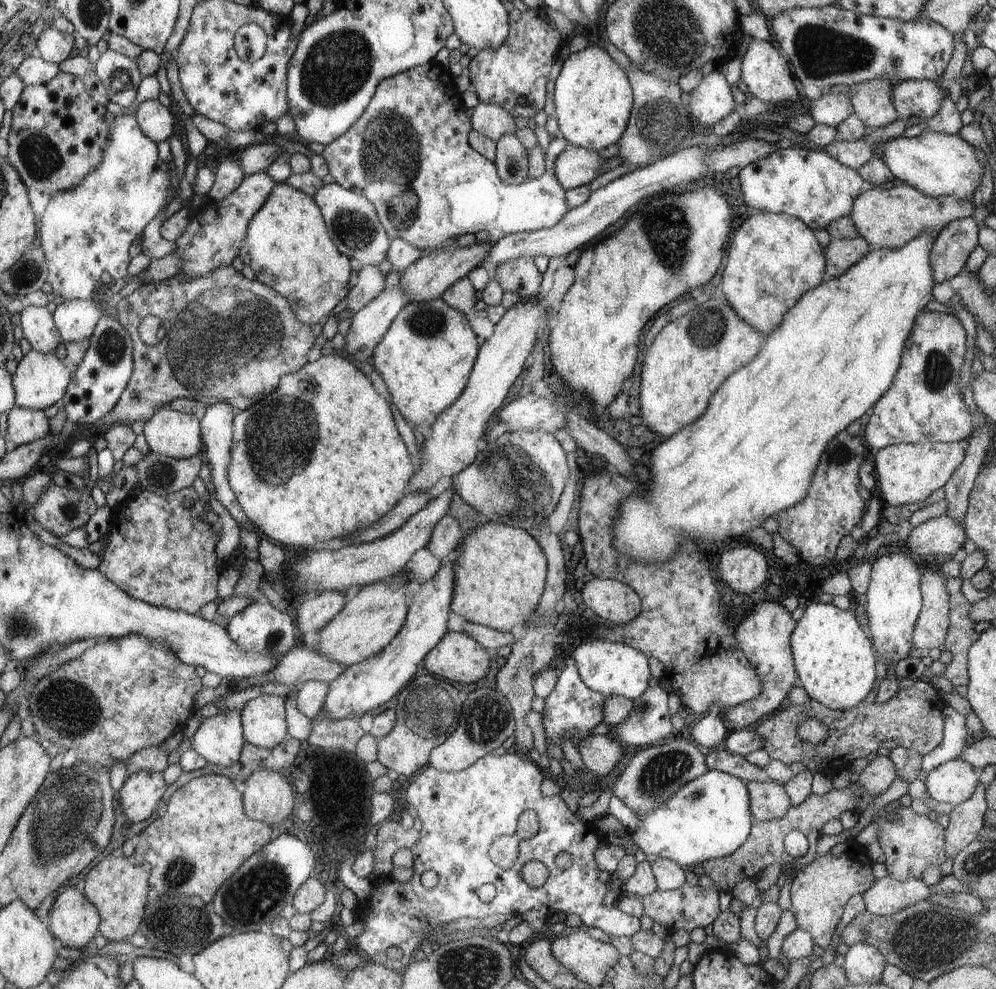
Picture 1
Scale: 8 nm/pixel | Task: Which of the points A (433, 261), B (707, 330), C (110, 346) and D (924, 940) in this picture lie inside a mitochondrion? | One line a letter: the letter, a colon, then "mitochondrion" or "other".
A: other
B: mitochondrion
C: mitochondrion
D: mitochondrion

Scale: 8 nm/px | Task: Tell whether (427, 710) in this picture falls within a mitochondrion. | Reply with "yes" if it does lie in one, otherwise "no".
yes

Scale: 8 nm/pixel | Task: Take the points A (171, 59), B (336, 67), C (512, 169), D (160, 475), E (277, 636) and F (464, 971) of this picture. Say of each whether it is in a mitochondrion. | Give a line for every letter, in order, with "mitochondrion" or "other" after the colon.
A: other
B: mitochondrion
C: other
D: mitochondrion
E: mitochondrion
F: mitochondrion

